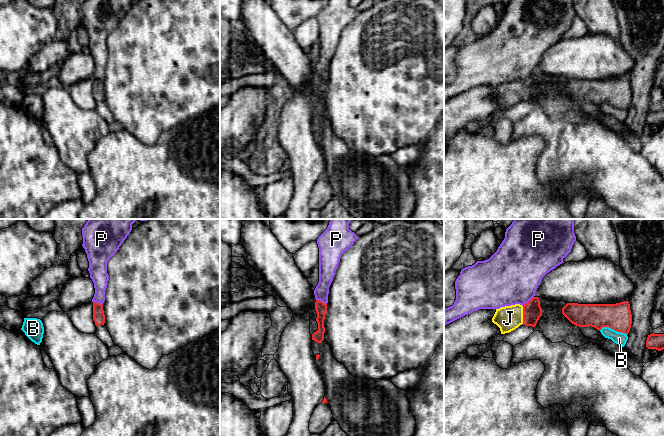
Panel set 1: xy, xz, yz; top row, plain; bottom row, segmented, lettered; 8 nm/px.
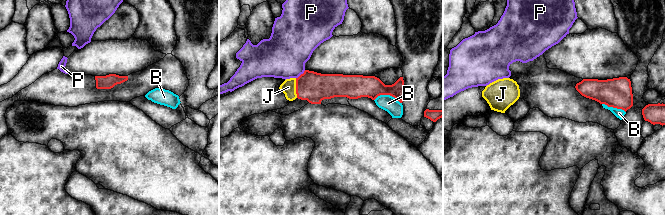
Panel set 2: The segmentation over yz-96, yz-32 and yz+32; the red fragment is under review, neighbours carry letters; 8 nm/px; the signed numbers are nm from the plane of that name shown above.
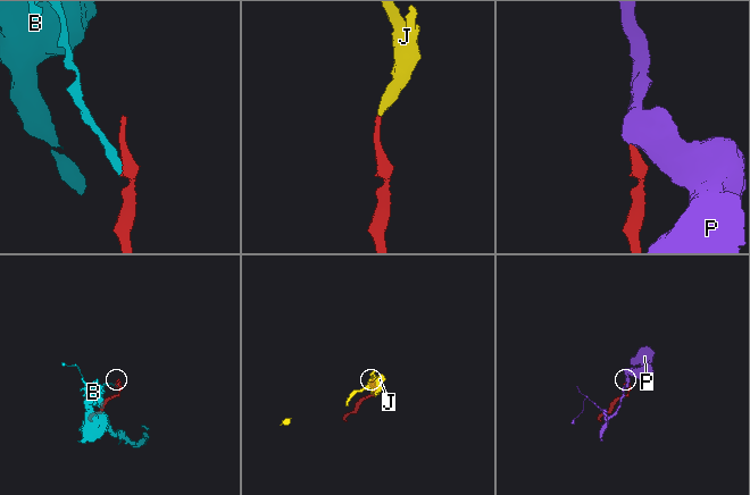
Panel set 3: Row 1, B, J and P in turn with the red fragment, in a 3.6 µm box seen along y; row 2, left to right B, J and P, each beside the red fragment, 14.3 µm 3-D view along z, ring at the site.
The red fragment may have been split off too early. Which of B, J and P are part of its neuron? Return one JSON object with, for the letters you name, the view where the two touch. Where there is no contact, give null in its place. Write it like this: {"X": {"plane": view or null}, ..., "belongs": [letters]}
{"J": {"plane": "yz"}, "belongs": ["J"]}

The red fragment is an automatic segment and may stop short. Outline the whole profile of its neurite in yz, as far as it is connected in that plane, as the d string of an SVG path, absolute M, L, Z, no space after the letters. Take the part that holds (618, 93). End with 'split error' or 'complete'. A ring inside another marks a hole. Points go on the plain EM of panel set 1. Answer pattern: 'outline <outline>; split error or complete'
outline M628 77L616 80L567 79L562 84L562 90L576 102L591 102L599 107L603 103L609 103L628 111L632 100Z; complete

